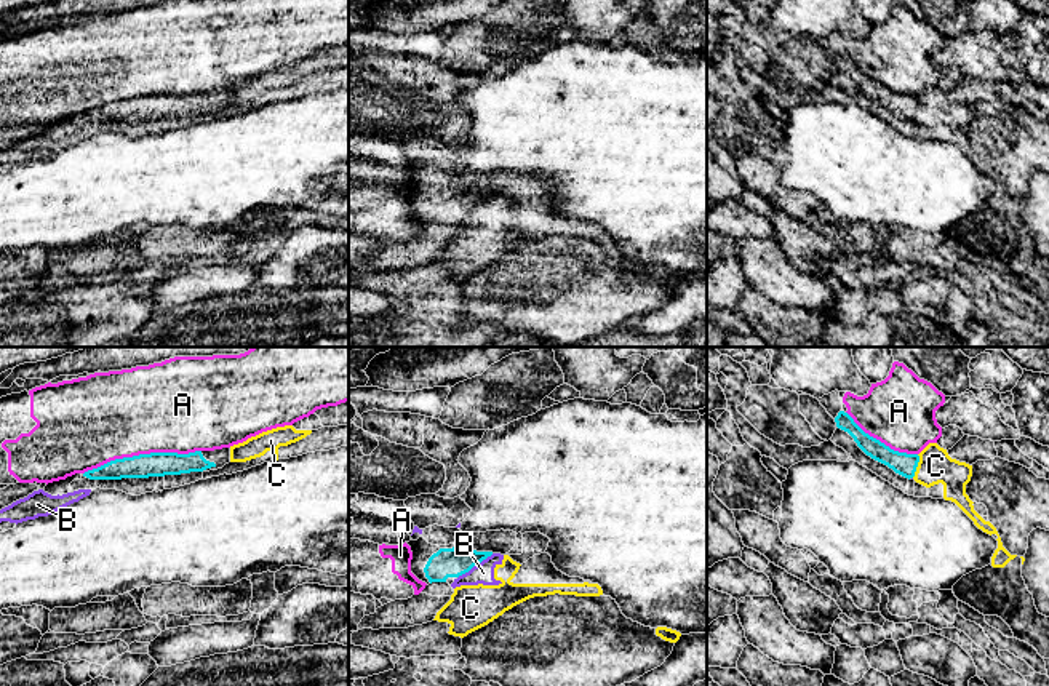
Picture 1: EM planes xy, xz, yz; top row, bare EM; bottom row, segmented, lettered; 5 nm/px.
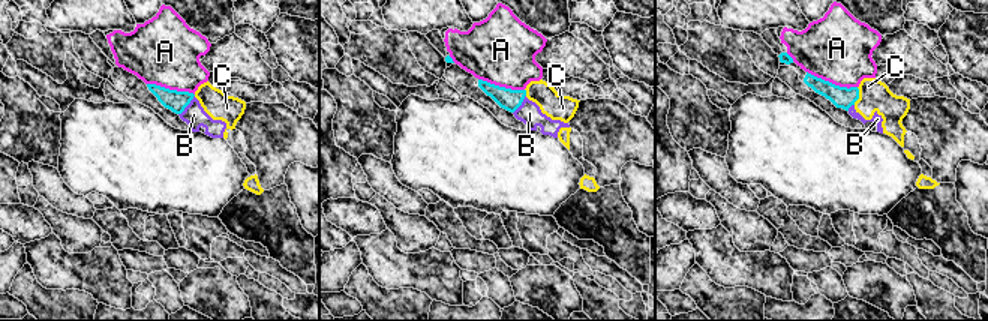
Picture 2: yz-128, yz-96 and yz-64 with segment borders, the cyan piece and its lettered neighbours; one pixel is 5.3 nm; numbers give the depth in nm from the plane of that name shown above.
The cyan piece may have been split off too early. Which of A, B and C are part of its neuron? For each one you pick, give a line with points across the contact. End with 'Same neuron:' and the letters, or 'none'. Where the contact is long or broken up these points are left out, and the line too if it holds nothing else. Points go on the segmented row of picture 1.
Same neuron: B

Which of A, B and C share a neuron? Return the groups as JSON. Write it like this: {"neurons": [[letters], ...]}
{"neurons": [["A"], ["B"], ["C"]]}

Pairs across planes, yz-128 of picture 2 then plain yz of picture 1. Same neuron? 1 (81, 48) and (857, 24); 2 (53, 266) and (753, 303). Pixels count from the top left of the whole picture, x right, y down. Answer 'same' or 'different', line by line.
1: different
2: different

